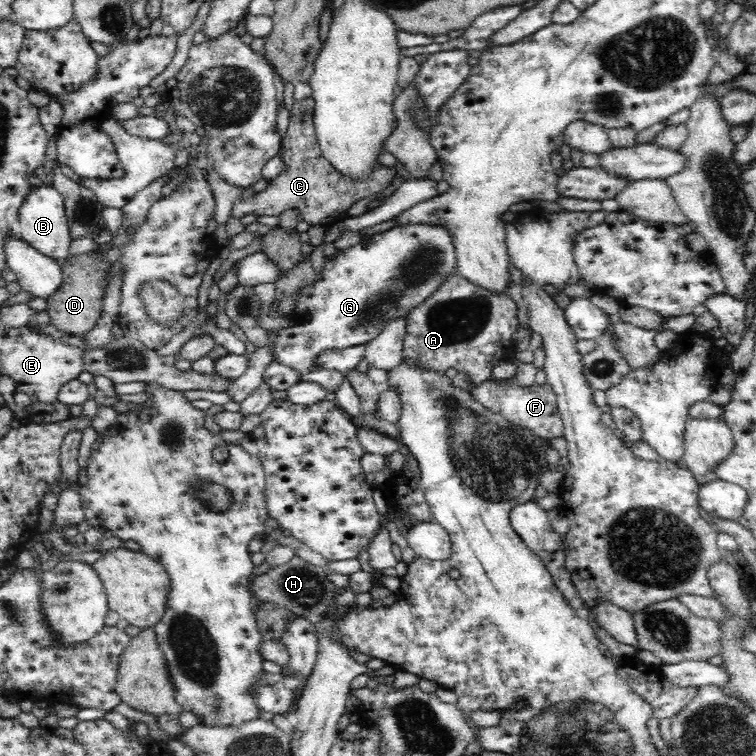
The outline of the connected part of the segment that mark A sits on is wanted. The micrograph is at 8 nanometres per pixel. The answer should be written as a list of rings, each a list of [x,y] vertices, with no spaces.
[[[456,273],[450,274],[422,304],[415,306],[407,314],[403,360],[414,360],[418,365],[422,365],[422,368],[440,373],[455,368],[458,373],[468,375],[470,383],[481,385],[485,380],[492,379],[494,366],[514,360],[514,352],[517,350],[512,336],[519,328],[517,310],[518,305],[510,295],[488,292]]]

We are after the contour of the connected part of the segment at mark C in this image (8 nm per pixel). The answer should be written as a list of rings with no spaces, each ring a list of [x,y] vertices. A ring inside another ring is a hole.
[[[311,96],[304,100],[294,101],[288,132],[282,143],[282,159],[285,163],[283,171],[273,179],[269,185],[248,200],[240,199],[233,204],[231,218],[240,219],[246,214],[277,216],[279,217],[289,208],[298,209],[298,214],[310,227],[322,226],[330,228],[348,217],[348,209],[358,200],[372,196],[385,189],[395,186],[398,182],[396,168],[388,168],[379,164],[368,174],[368,178],[355,180],[336,171],[332,164],[324,158],[314,125],[315,103]],[[389,184],[389,185],[388,185]]]

